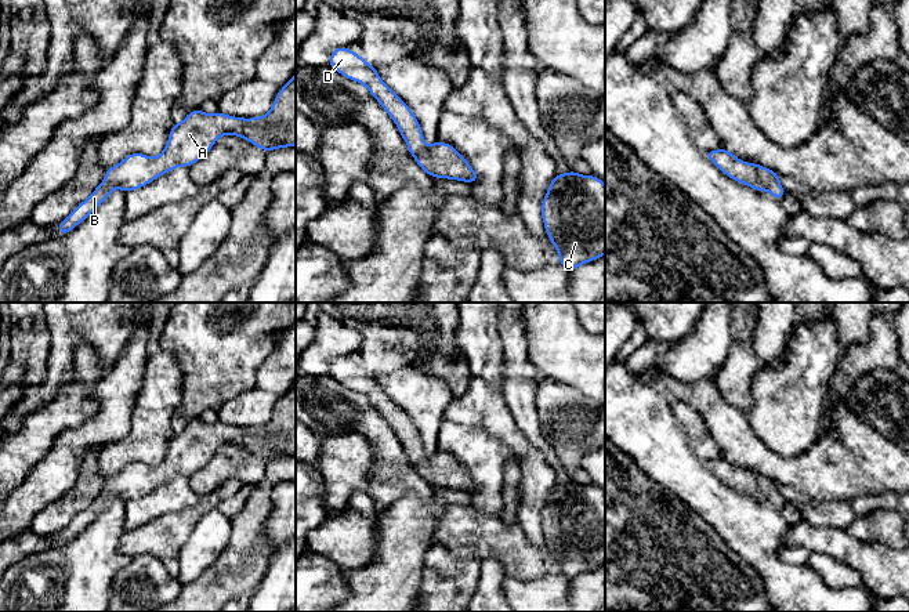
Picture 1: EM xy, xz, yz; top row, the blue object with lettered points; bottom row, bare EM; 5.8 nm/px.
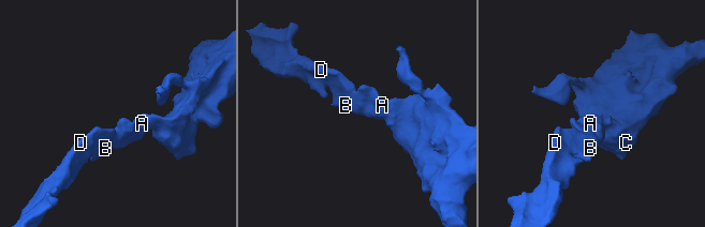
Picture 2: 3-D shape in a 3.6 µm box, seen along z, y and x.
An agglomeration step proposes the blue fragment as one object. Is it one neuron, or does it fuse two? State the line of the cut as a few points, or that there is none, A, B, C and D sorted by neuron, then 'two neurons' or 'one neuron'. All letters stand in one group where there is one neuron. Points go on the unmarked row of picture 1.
cut none; groups A B C D; one neuron

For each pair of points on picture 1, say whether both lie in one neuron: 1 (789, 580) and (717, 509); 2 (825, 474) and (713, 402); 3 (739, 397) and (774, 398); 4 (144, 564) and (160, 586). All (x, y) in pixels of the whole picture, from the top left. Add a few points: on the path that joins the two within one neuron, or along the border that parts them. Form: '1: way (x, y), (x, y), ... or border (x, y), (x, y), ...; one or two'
1: way (771, 564), (735, 527); one
2: way (796, 473), (786, 473), (767, 463), (735, 431); one
3: border (763, 366), (752, 383), (752, 408), (748, 413); two
4: way (144, 569), (155, 580); one

